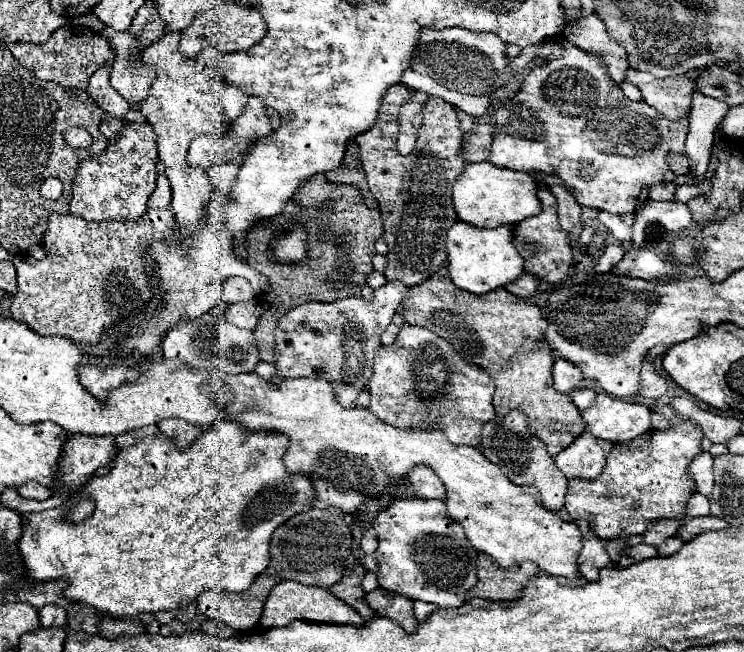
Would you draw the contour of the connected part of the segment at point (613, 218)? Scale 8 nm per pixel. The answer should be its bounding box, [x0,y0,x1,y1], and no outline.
[599,212,633,240]

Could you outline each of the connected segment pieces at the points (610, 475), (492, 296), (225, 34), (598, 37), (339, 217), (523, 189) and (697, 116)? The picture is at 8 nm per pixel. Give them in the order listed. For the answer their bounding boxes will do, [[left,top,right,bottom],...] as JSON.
[[565,416,703,540],[397,266,585,456],[179,2,267,58],[563,14,627,84],[247,174,383,362],[453,162,543,228],[685,92,727,184]]

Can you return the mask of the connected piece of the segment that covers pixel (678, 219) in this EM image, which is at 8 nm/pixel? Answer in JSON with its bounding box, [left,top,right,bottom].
[635,200,691,232]

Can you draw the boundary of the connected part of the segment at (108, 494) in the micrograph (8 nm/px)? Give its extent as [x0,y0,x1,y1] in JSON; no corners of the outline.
[17,418,315,618]

